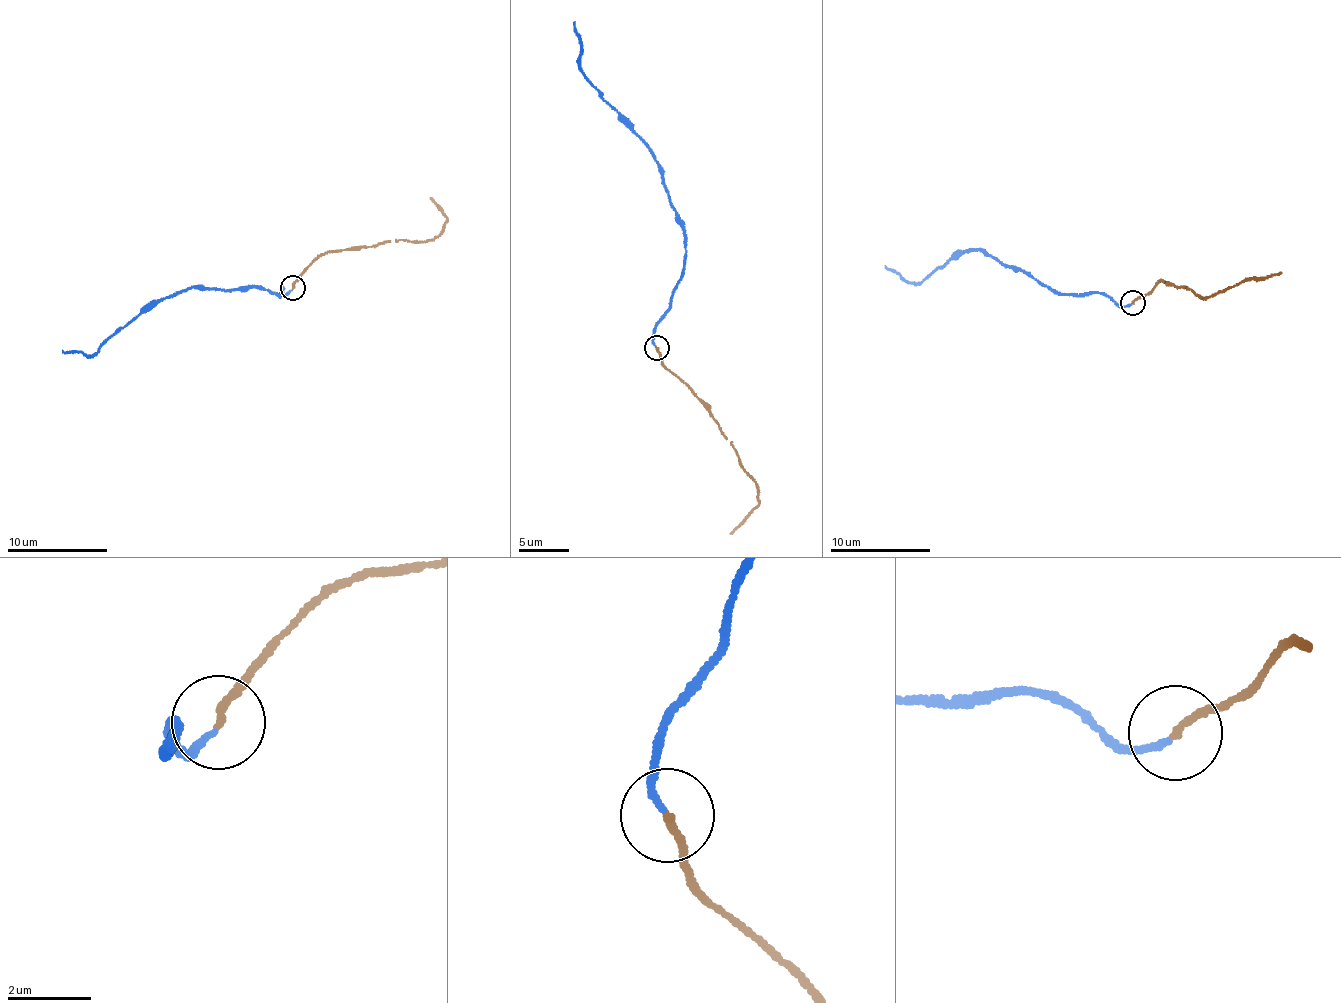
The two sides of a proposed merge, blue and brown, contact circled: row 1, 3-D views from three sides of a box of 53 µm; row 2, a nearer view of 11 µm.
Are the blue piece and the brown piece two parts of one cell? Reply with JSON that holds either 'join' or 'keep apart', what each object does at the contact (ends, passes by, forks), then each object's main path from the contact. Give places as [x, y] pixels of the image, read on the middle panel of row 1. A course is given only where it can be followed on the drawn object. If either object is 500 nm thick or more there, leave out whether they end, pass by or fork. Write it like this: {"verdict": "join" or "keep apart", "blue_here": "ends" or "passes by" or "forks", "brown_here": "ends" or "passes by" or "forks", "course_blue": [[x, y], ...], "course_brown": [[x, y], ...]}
{"verdict": "join", "blue_here": "ends", "brown_here": "ends", "course_blue": [[657, 347], [652, 330], [680, 279], [684, 229], [652, 150], [586, 79], [579, 66], [574, 21]], "course_brown": [[657, 347], [664, 369], [686, 385], [732, 442], [738, 464], [756, 484], [758, 504], [729, 532]]}

